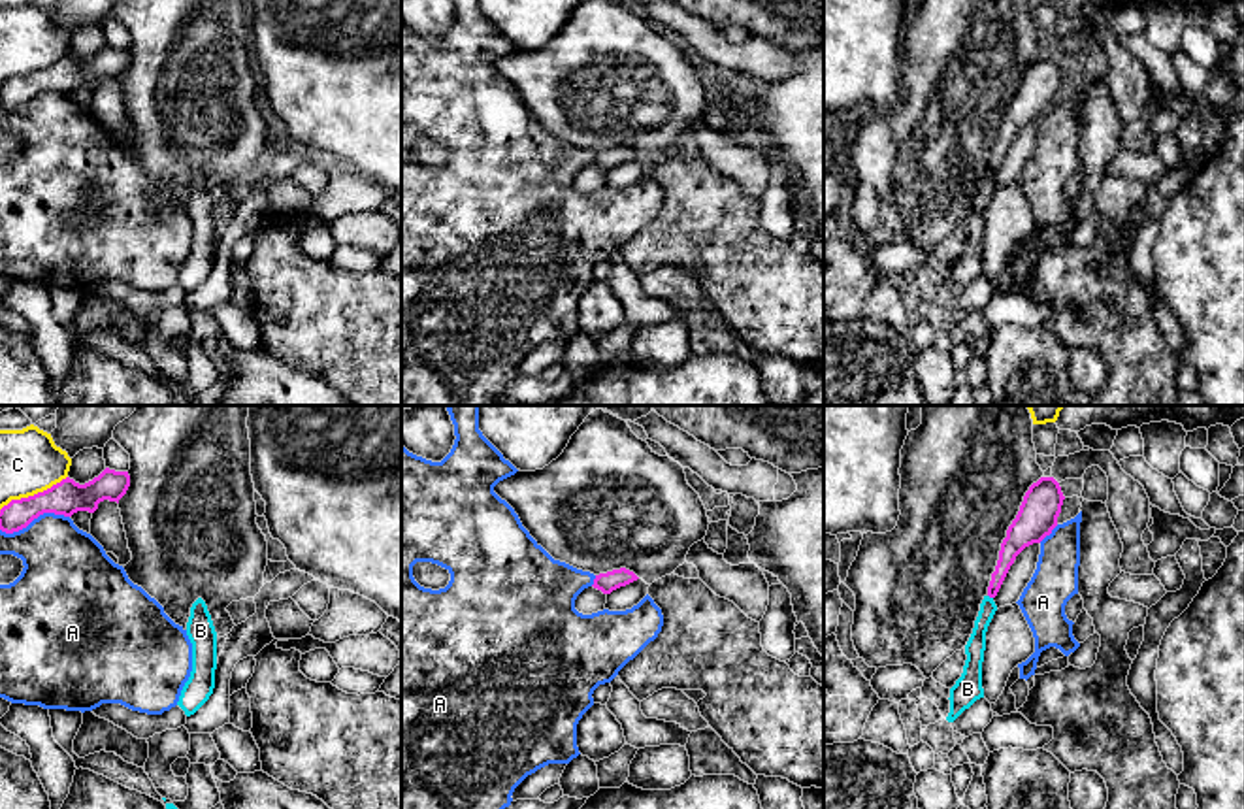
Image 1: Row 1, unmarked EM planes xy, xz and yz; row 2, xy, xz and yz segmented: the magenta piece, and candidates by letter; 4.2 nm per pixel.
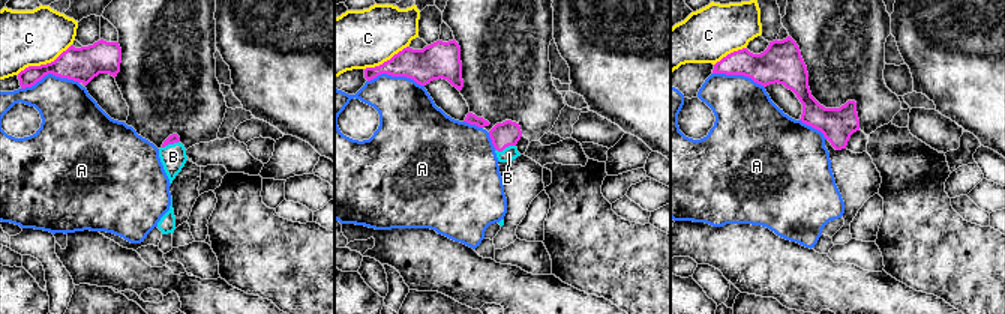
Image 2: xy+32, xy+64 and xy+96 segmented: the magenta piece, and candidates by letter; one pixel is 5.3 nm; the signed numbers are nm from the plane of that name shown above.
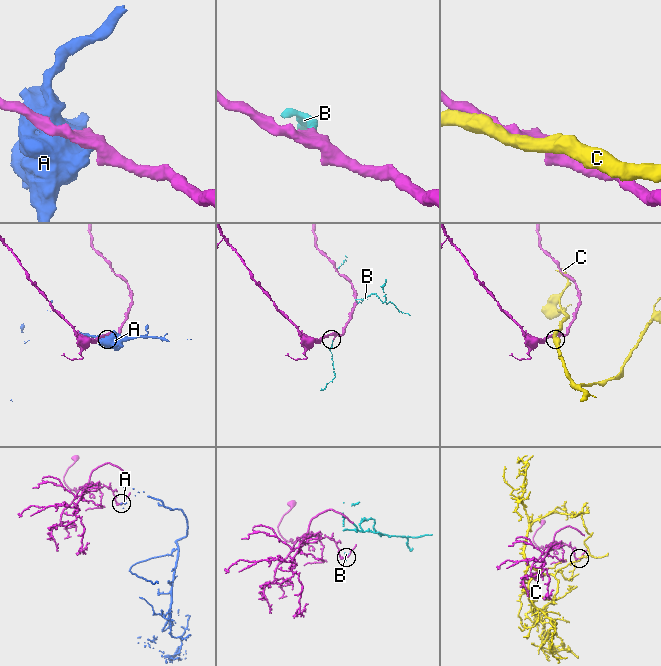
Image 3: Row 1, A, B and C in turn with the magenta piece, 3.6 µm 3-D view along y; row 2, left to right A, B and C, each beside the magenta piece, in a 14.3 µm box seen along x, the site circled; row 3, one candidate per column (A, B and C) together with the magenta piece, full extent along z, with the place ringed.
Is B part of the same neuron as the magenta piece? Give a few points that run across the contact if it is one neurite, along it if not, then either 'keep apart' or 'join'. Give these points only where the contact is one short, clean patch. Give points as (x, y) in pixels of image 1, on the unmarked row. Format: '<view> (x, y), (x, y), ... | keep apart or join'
join

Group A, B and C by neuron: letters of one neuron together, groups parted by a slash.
A / B / C

